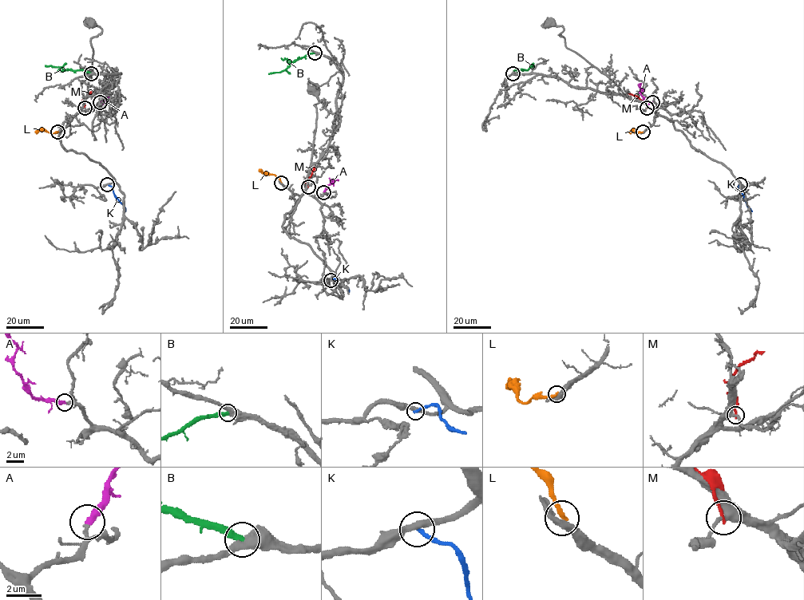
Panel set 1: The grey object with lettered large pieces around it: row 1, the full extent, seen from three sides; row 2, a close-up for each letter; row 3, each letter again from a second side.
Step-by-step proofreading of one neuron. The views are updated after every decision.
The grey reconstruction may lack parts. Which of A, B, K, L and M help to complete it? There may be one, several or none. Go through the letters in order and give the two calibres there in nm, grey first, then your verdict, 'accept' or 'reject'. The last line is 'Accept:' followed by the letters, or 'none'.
A: 140 nm thick on the grey side, 380 nm on the other; accept
B: 500 nm thick on the grey side, 340 nm on the other; accept
K: 340 nm thick on the grey side, 240 nm on the other; reject
L: 440 nm thick on the grey side, 260 nm on the other; reject
M: 280 nm thick on the grey side, 190 nm on the other; reject
Accept: A, B

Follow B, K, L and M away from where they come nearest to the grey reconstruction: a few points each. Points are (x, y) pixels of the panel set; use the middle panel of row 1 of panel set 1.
B: (314, 53), (295, 60), (283, 70), (268, 74)
K: (330, 279), (335, 278), (338, 283), (346, 286), (349, 292)
L: (281, 183), (275, 175), (259, 169)
M: (308, 187), (307, 179), (314, 167)

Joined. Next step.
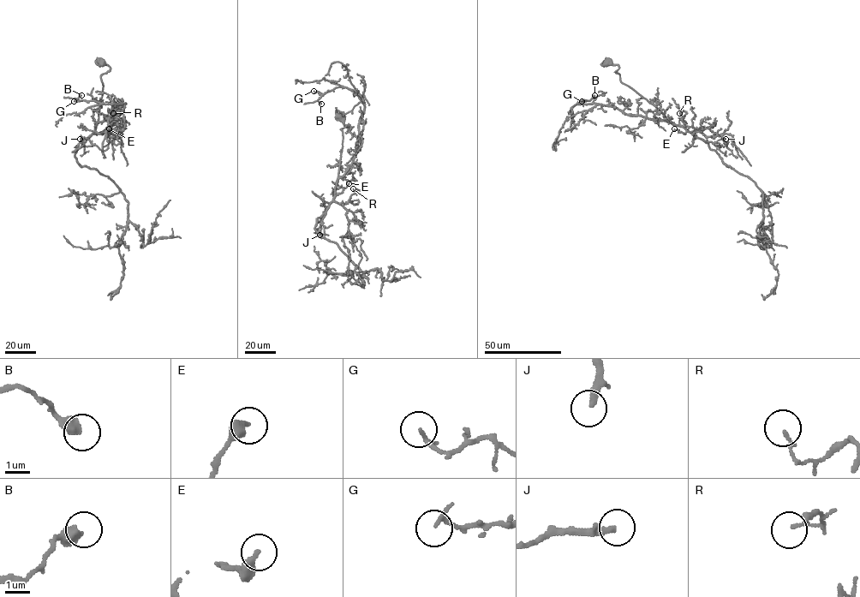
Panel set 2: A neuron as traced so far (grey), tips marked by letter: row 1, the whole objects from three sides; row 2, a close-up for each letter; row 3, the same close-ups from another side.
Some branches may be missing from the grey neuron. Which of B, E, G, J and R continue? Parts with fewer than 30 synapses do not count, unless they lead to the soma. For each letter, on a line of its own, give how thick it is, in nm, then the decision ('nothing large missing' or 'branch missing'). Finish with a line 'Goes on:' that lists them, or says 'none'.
B: calibre 460 nm; nothing large missing
E: calibre 380 nm; branch missing
G: calibre 150 nm; nothing large missing
J: calibre 190 nm; branch missing
R: calibre 140 nm; nothing large missing
Goes on: E, J

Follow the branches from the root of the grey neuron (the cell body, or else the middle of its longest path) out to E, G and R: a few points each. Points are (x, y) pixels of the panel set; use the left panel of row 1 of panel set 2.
E: (102, 62), (110, 69), (101, 76), (103, 94), (95, 131), (101, 134), (109, 128)
G: (102, 62), (110, 69), (101, 76), (98, 120), (111, 120), (119, 114), (119, 108), (124, 104), (74, 101)
R: (102, 62), (110, 69), (101, 76), (103, 94), (94, 134), (115, 122), (117, 114), (113, 113)

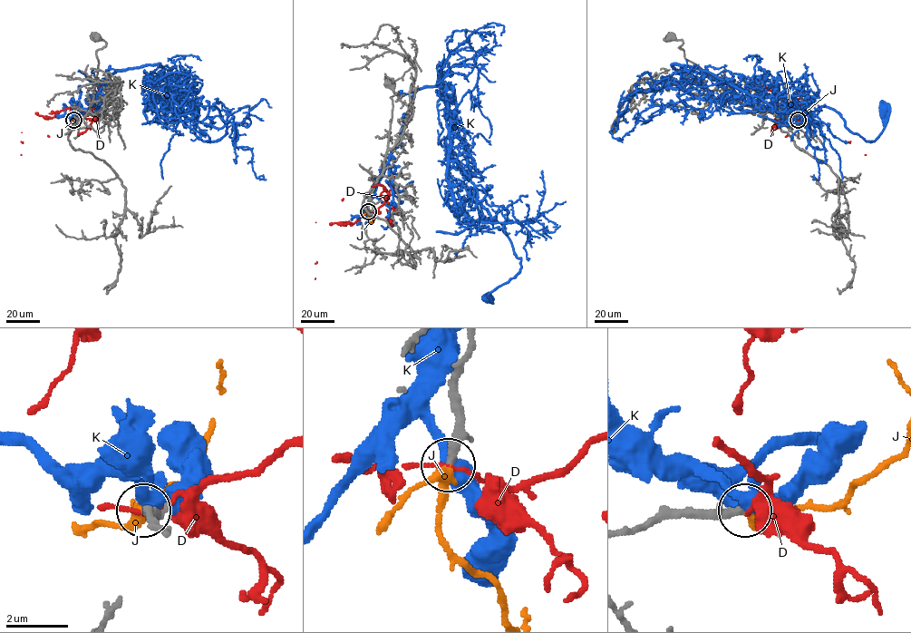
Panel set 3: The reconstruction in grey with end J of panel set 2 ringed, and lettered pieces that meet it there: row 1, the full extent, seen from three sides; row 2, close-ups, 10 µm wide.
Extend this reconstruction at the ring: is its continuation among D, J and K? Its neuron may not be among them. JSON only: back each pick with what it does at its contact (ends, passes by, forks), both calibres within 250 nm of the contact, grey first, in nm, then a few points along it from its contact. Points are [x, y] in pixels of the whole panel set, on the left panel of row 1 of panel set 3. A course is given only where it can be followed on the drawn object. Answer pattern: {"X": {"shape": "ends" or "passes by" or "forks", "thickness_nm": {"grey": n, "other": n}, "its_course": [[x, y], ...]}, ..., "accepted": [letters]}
{"J": {"shape": "passes by", "thickness_nm": {"grey": 220, "other": 320}, "its_course": [[73, 120], [79, 102]]}, "accepted": ["J"]}

